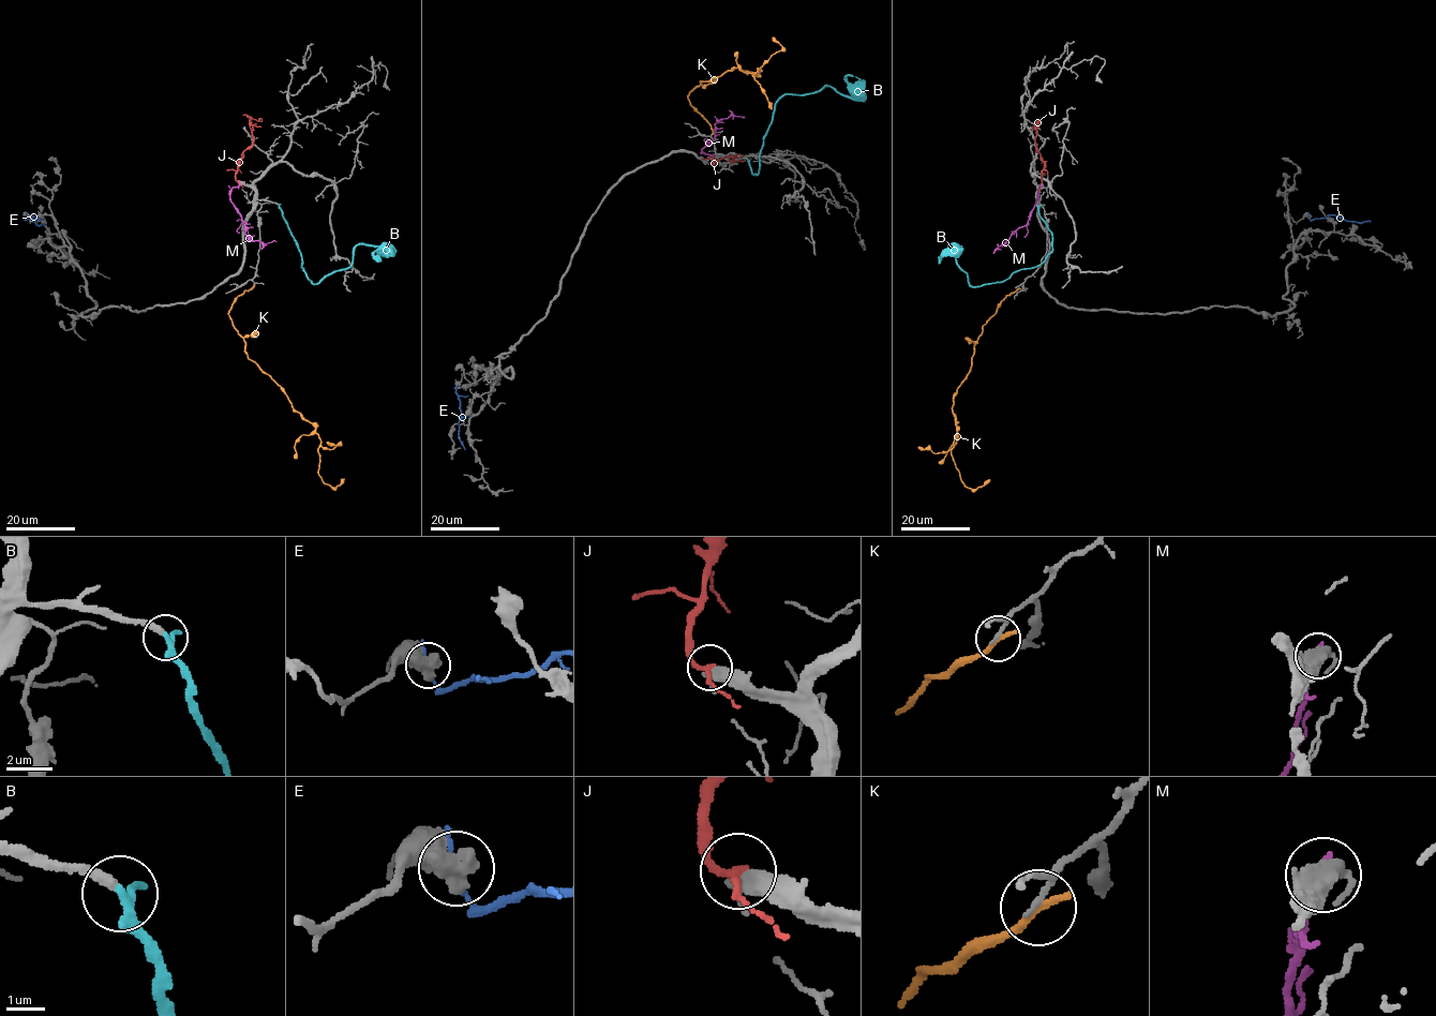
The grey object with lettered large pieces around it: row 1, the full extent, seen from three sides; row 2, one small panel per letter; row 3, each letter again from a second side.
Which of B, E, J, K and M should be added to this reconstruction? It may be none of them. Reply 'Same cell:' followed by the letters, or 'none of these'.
Same cell: B

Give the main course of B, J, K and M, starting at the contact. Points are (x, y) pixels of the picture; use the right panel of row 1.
B: (1036, 207), (1052, 235), (1051, 251), (1036, 266), (980, 286), (956, 264), (958, 245), (940, 262)
J: (1042, 184), (1044, 162), (1035, 143), (1037, 121)
K: (1017, 289), (983, 327), (970, 372), (954, 397), (957, 428), (951, 456), (960, 479), (972, 490), (989, 479)
M: (1041, 185), (1028, 222), (1004, 244), (998, 248), (998, 244)

